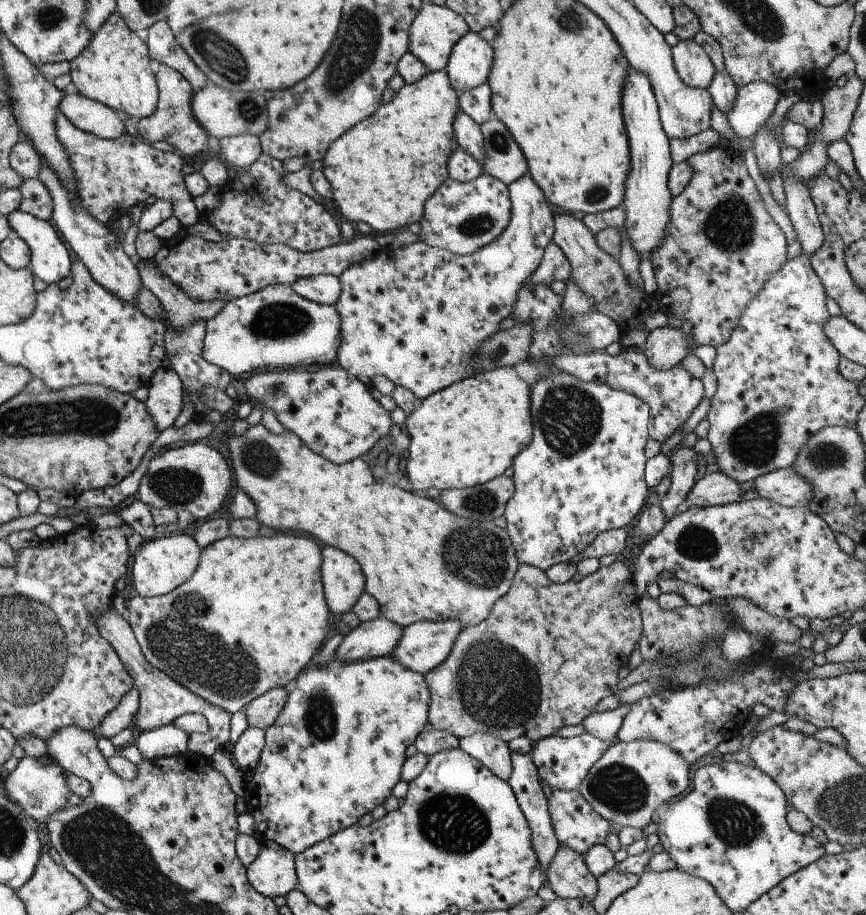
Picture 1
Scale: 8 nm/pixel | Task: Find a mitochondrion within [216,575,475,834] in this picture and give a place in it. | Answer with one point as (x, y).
(319, 717)

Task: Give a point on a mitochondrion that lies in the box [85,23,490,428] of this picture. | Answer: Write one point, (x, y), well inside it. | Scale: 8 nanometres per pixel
(224, 58)

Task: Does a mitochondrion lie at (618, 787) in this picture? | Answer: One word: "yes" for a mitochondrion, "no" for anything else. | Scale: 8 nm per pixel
yes

